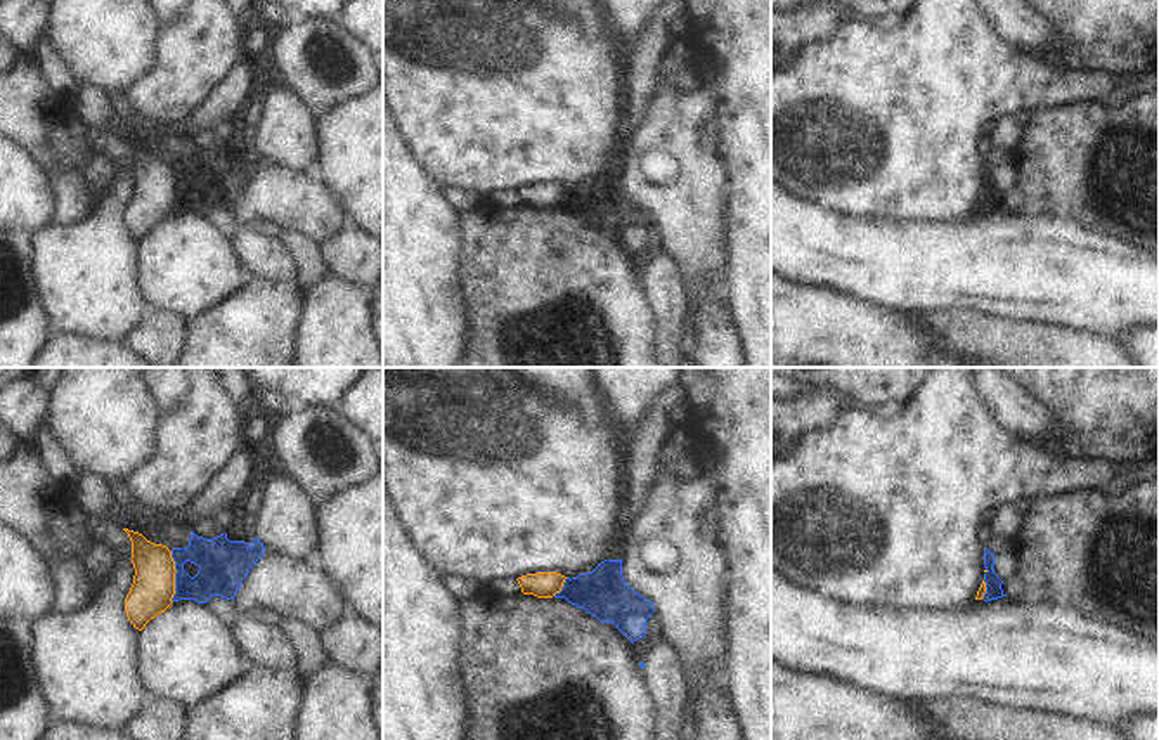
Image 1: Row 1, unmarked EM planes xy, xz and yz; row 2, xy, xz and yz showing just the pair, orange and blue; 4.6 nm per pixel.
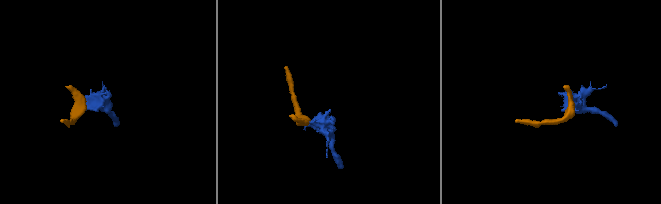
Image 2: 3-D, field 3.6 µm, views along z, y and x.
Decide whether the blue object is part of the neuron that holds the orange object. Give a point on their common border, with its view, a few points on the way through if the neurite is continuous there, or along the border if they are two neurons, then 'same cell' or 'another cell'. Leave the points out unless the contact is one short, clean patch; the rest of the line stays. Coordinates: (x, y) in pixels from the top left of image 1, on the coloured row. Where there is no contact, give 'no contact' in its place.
meets orange in xy at (174, 577); border along xy (170, 551), (175, 562), (175, 593), (172, 602); another cell

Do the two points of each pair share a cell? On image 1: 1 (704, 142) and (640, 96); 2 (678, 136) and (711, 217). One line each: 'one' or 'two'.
1: two
2: one

